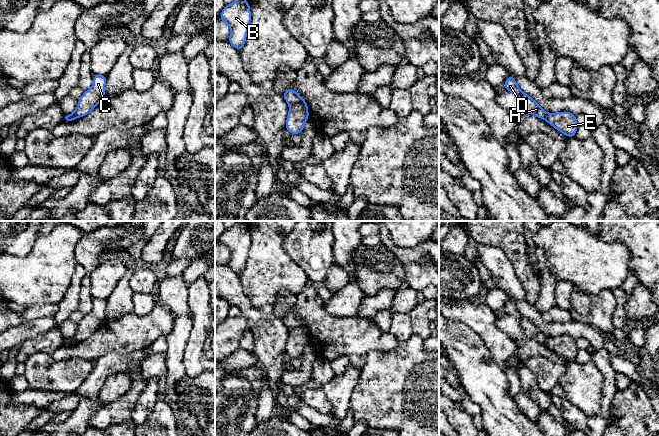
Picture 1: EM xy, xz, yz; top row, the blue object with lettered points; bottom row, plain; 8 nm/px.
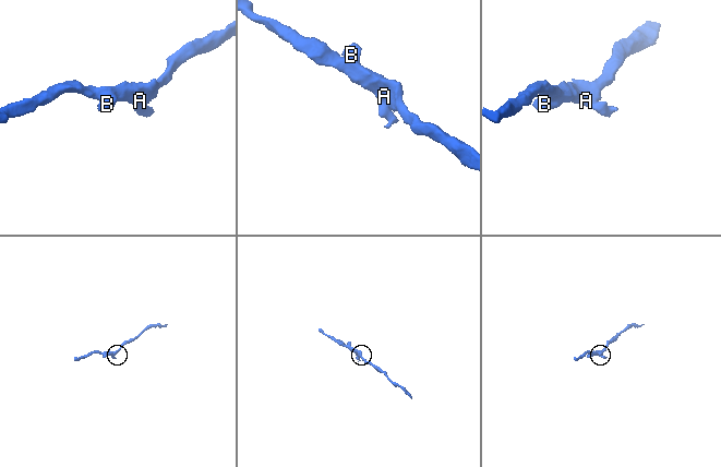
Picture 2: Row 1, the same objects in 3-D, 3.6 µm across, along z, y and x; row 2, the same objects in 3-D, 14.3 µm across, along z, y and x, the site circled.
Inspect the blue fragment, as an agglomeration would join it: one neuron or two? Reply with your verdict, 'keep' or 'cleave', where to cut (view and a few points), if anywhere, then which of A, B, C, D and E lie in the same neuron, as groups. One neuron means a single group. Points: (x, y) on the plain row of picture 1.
cleave; cut in xz along (289, 327), (301, 327), (307, 333); A B C D / E

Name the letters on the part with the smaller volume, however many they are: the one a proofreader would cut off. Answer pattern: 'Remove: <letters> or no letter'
Remove: E

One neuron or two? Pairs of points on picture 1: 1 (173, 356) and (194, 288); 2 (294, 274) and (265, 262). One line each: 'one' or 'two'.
1: two
2: one

